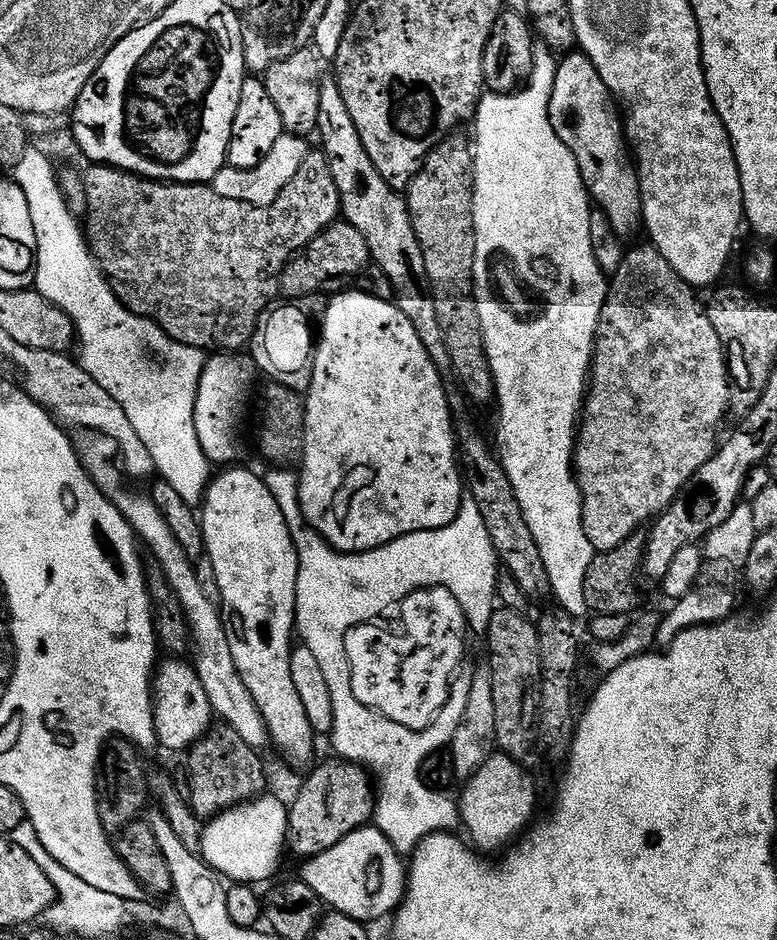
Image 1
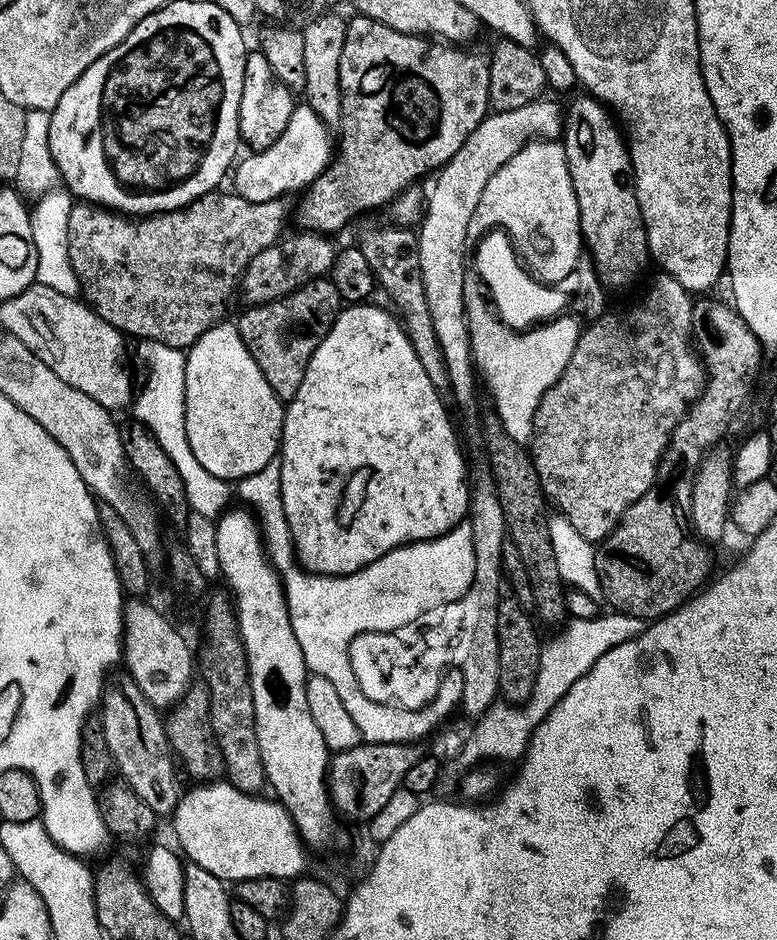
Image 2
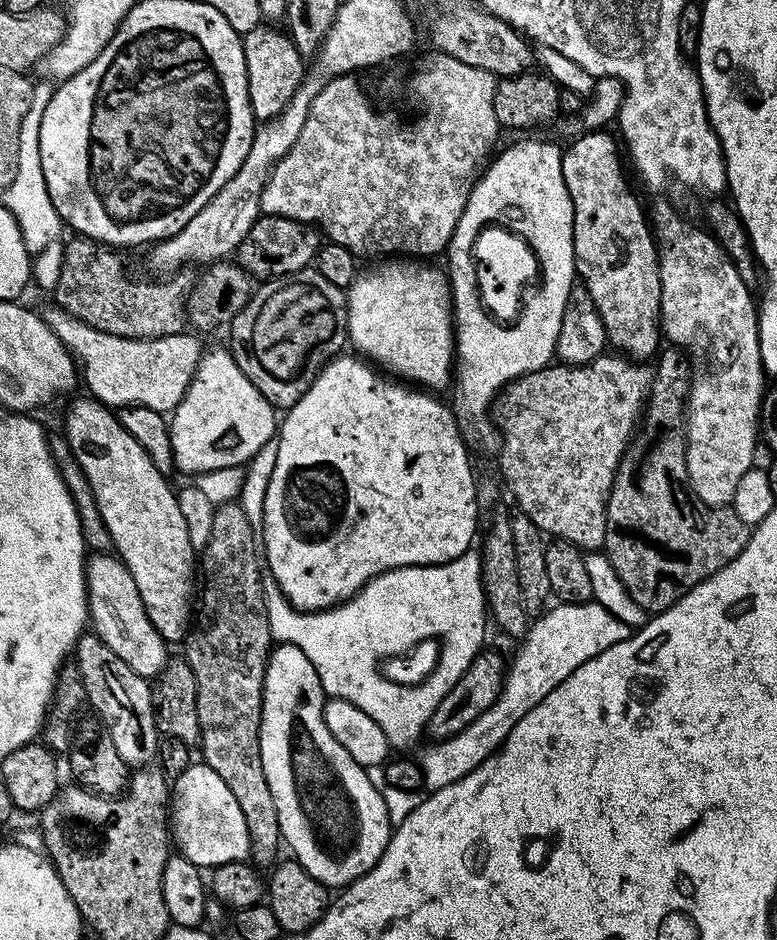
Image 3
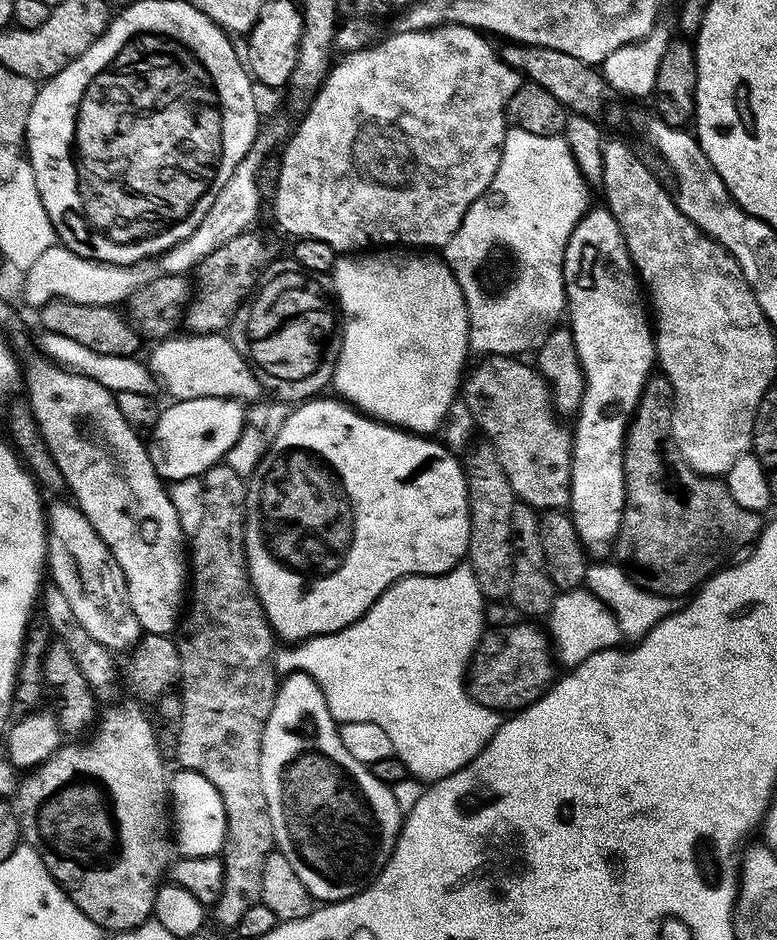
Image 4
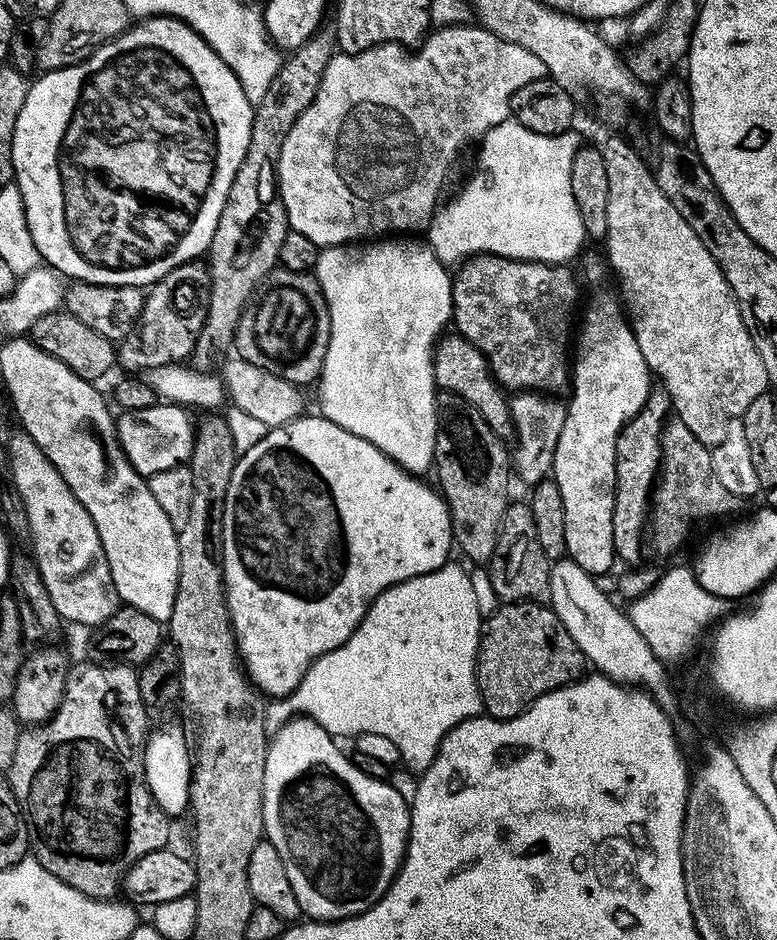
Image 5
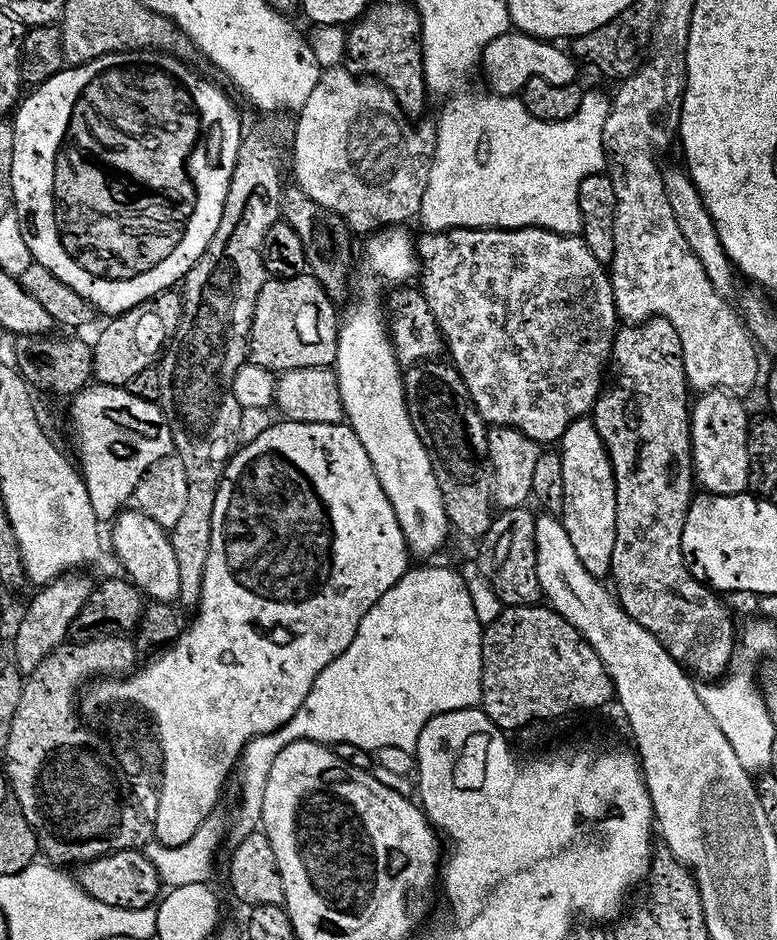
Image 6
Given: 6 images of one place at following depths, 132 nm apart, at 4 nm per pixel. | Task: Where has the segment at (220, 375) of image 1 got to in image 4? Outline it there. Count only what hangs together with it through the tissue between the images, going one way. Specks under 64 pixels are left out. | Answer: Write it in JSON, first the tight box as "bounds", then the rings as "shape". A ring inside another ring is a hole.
{"bounds":[147,398,246,482],"shape":[[[214,398],[173,401],[161,411],[147,445],[155,472],[166,482],[201,477],[206,469],[225,459],[246,427],[245,408],[239,401]]]}

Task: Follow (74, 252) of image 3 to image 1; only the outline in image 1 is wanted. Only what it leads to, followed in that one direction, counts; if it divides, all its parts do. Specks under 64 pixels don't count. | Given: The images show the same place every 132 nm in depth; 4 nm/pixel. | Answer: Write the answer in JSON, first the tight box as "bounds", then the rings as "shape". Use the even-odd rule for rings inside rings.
{"bounds":[79,150,340,350],"shape":[[[310,150],[304,155],[304,161],[298,166],[298,170],[294,170],[290,182],[286,182],[286,186],[282,186],[282,190],[274,198],[274,202],[269,204],[251,204],[242,202],[238,198],[226,198],[213,190],[211,183],[208,182],[178,184],[166,180],[149,180],[147,176],[138,176],[134,172],[114,168],[111,164],[95,162],[89,163],[87,167],[85,172],[79,173],[80,185],[84,191],[85,207],[82,213],[82,236],[93,259],[100,265],[100,271],[108,279],[108,285],[131,312],[154,321],[170,338],[201,350],[239,350],[238,348],[243,344],[245,347],[251,341],[253,332],[257,331],[262,313],[269,307],[268,299],[271,298],[272,291],[274,293],[277,291],[276,279],[280,275],[281,268],[301,248],[305,248],[319,232],[324,231],[333,220],[340,216],[338,186],[334,186],[334,178],[330,178],[330,166],[326,166],[326,158],[319,150]]]}

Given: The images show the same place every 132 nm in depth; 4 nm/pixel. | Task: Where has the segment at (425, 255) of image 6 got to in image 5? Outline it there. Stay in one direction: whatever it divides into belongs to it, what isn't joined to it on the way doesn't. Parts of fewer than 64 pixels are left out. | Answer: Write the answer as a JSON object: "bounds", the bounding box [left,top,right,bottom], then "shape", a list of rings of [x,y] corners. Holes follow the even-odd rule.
{"bounds":[452,254,581,393],"shape":[[[487,254],[473,255],[455,269],[452,276],[452,320],[454,328],[456,324],[455,331],[482,350],[488,365],[492,367],[492,376],[501,388],[519,393],[560,388],[569,383],[570,341],[574,336],[572,315],[580,300],[581,284],[570,269],[563,264],[537,264],[534,260],[507,260]]]}

